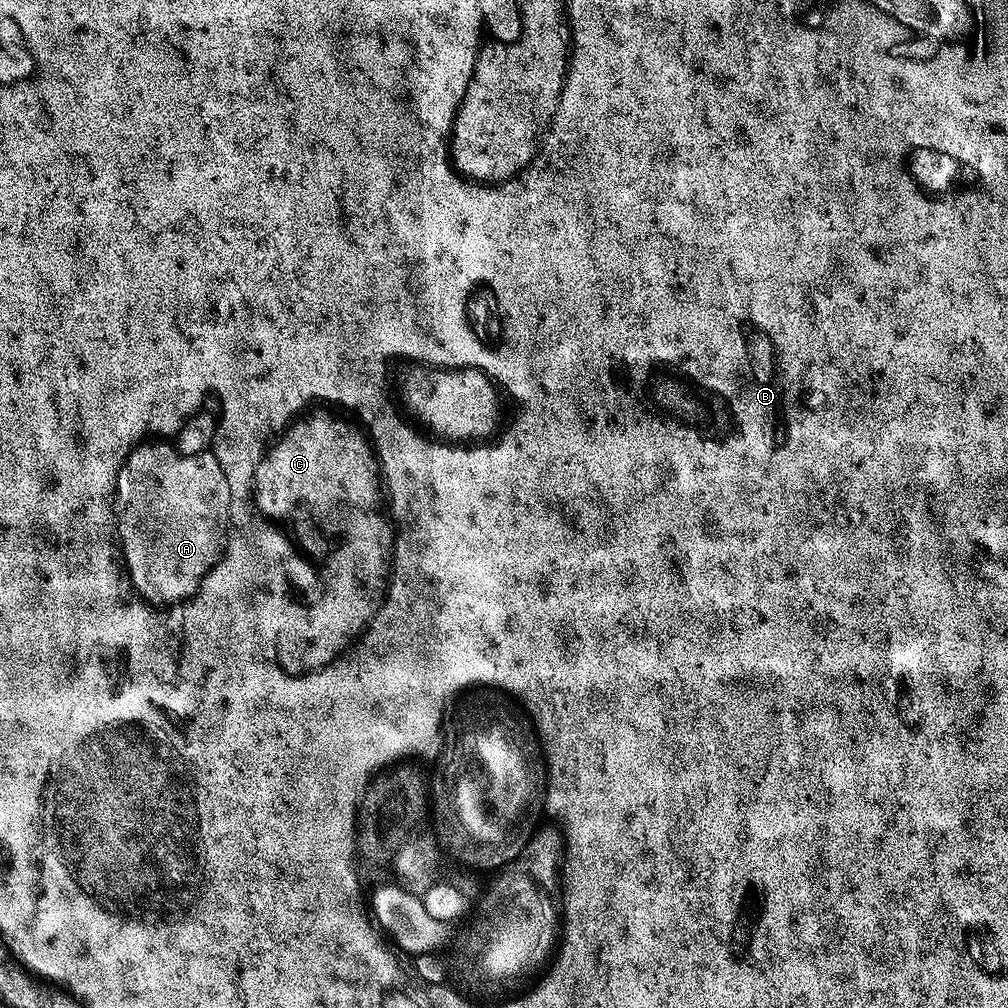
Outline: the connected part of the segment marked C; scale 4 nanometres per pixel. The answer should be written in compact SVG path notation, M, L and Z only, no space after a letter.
M315 412L301 415L280 433L275 442L263 444L260 456L257 457L256 464L252 465L252 472L249 472L248 481L243 483L235 481L232 485L236 500L240 500L240 508L248 508L248 512L252 512L252 516L256 516L256 520L260 520L264 528L272 528L272 536L276 536L276 560L280 560L280 596L276 596L270 639L280 669L292 676L305 676L308 672L317 672L318 669L325 668L349 647L348 635L351 634L352 628L348 624L340 624L340 620L356 620L359 616L362 618L361 621L371 620L372 613L378 607L378 598L383 597L386 591L394 543L394 525L386 515L386 508L382 503L380 469L369 441L361 433L360 437L346 421L339 420L328 412Z

